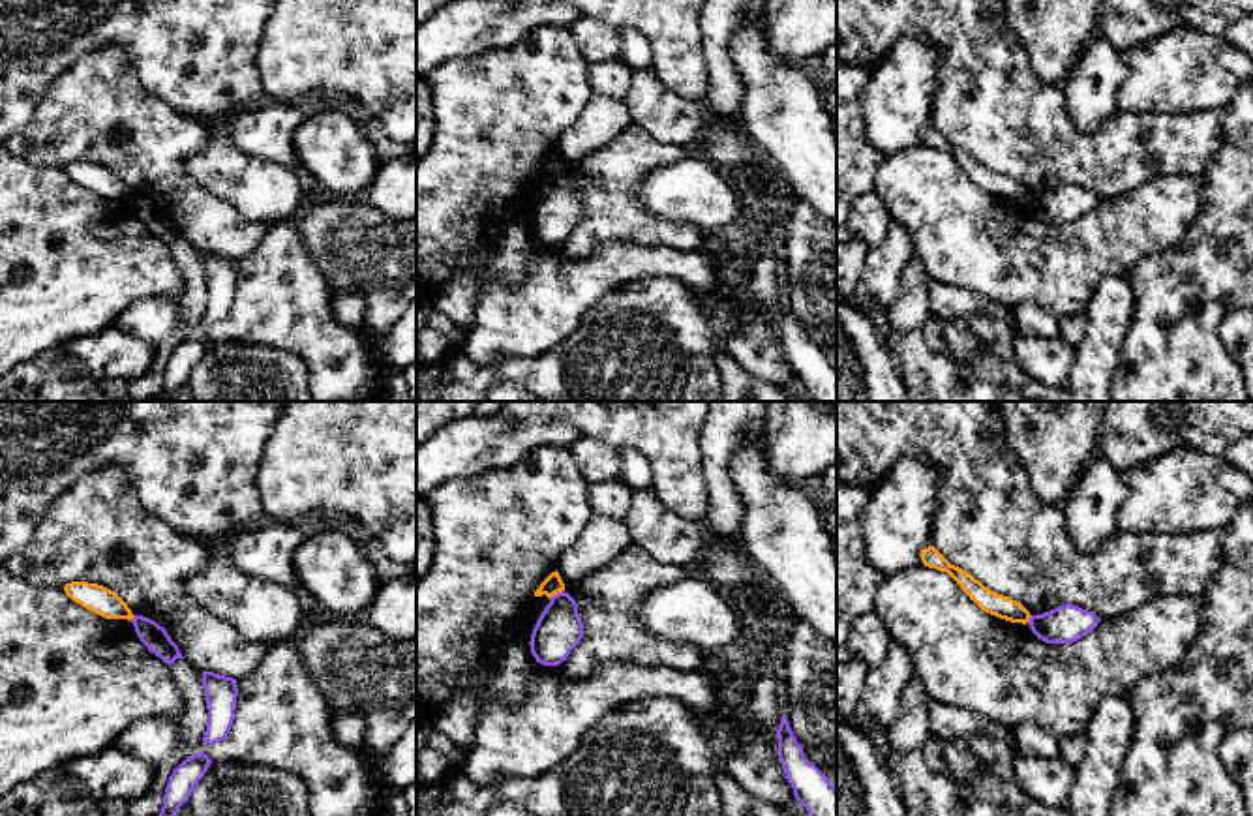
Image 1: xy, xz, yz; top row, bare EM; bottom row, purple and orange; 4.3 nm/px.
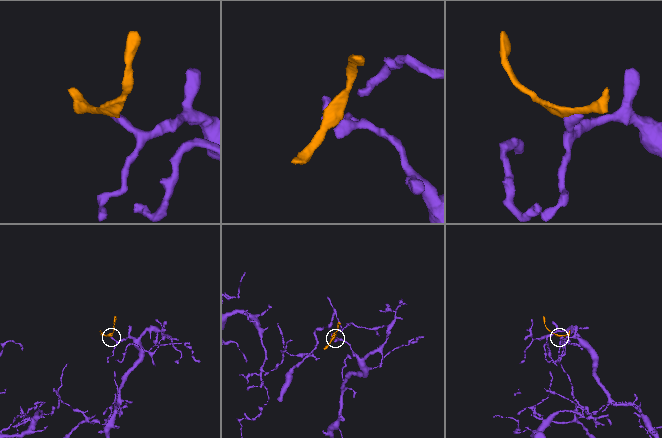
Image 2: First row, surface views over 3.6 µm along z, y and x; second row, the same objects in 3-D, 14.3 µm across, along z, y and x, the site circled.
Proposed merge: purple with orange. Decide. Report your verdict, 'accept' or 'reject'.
reject

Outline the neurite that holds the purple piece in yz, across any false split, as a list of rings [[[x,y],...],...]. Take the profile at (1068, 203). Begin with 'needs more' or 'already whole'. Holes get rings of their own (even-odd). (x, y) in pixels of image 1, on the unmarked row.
already whole; [[[1073,184],[1058,186],[1041,195],[1032,195],[1032,212],[1047,223],[1073,223],[1092,212],[1101,199]]]

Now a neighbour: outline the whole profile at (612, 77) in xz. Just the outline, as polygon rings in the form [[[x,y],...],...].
[[[619,58],[589,64],[589,84],[593,94],[623,99],[634,77],[634,69]]]

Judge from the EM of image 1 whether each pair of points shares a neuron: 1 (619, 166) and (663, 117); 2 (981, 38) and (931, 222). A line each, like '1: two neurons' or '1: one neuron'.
1: two neurons
2: two neurons

